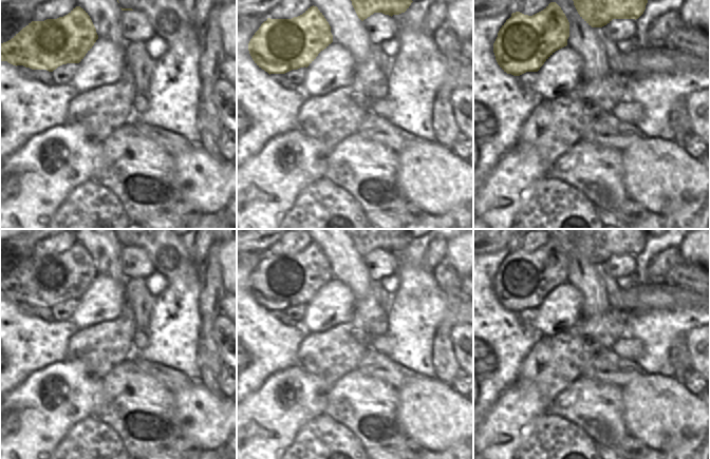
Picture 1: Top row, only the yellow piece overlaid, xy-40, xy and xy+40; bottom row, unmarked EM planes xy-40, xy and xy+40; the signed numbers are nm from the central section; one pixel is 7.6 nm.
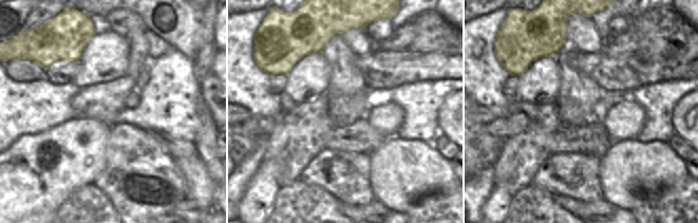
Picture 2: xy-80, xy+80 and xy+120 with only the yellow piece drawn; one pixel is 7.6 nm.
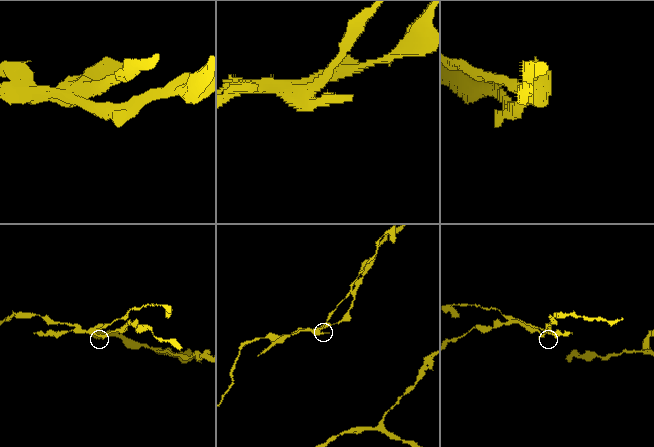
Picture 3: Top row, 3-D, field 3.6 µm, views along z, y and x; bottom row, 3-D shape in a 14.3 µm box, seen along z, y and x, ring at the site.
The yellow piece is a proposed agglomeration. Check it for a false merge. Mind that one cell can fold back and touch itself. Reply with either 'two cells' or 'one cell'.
two cells

